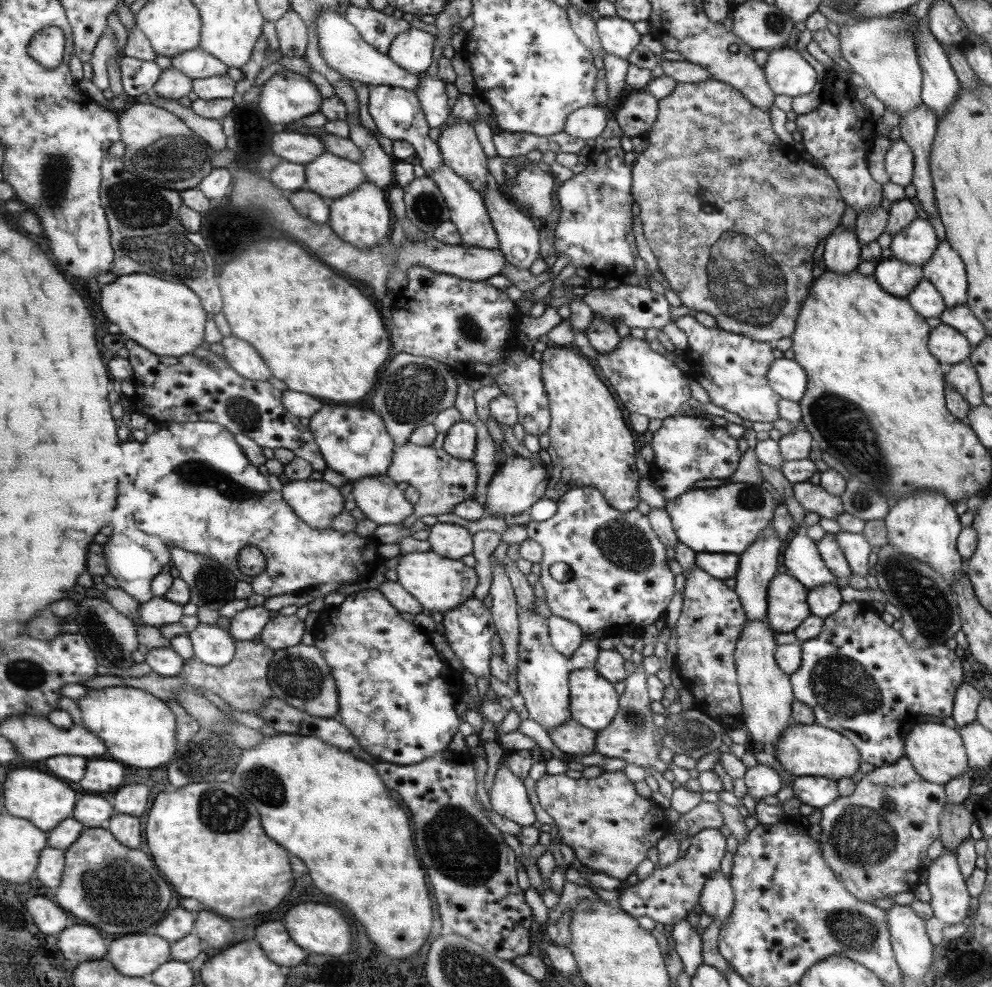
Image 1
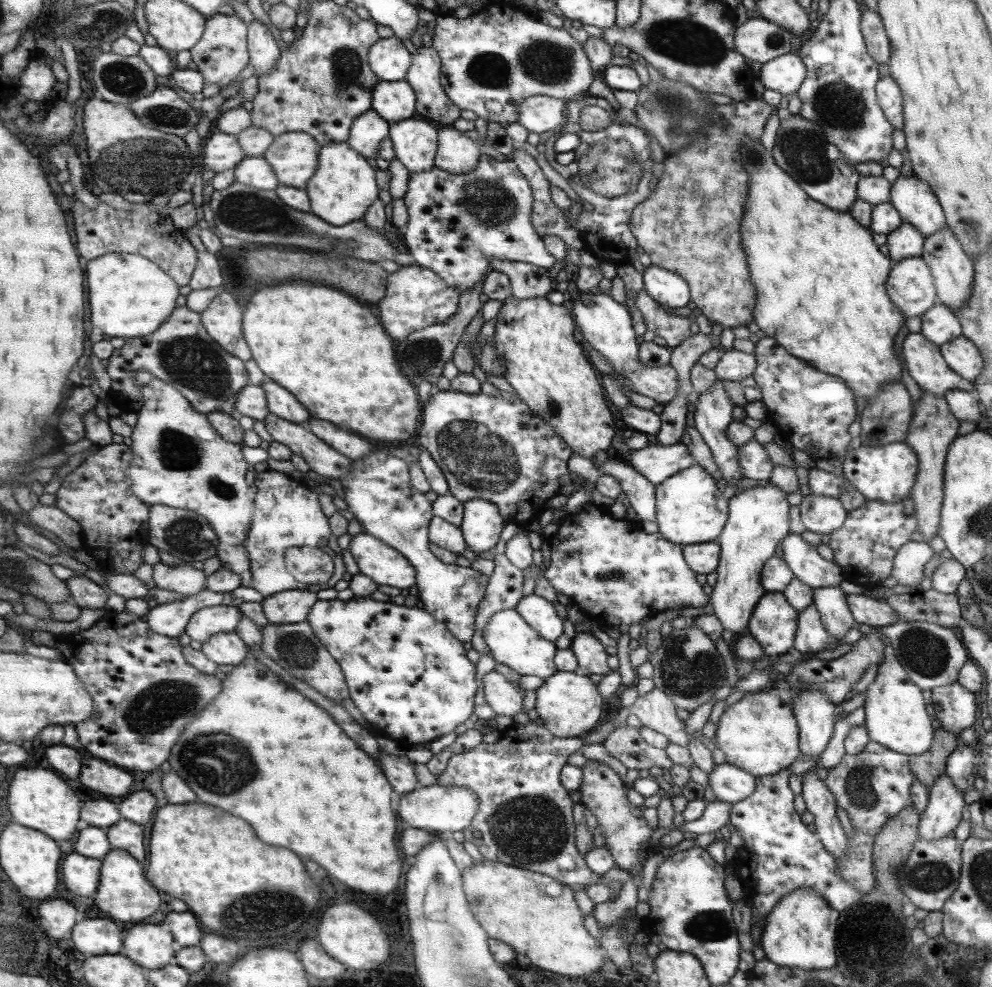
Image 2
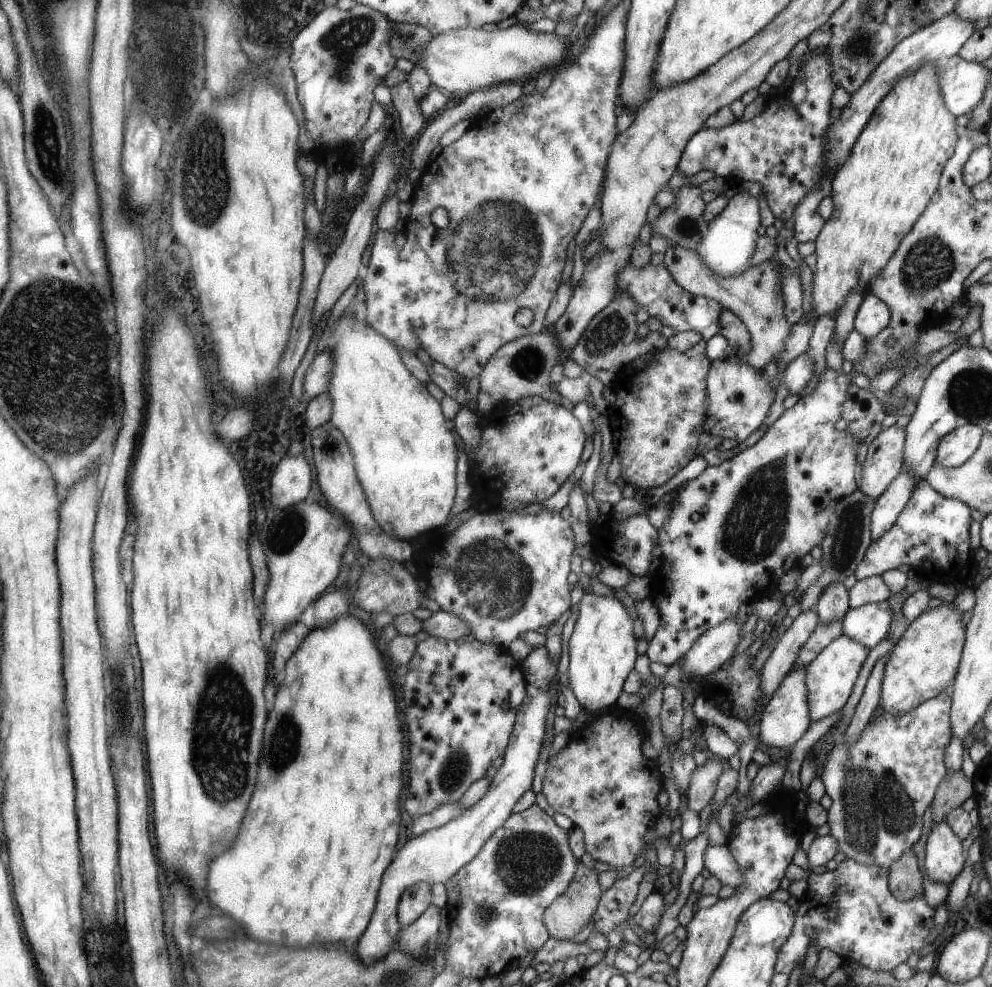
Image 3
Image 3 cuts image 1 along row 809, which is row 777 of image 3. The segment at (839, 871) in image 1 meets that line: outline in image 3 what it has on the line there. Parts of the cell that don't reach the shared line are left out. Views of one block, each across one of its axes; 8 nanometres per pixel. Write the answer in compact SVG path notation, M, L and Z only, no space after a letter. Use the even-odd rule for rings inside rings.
M941 692L906 714L881 714L877 718L872 717L855 744L845 747L844 740L837 742L828 761L821 766L819 776L825 787L825 794L831 799L831 806L826 811L828 836L835 840L838 851L845 859L887 870L919 838L919 832L923 828L921 816L931 800L934 800L933 792L947 773L944 749L951 738L949 702L949 696Z

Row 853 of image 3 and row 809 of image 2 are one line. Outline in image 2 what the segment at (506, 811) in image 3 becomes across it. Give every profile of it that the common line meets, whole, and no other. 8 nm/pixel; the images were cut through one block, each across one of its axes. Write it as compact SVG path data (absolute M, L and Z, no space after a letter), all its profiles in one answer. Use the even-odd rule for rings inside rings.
M437 783L430 786L417 784L411 792L399 796L397 816L413 828L450 834L469 827L473 815L478 812L477 804L479 804L477 795L467 787L437 785Z

